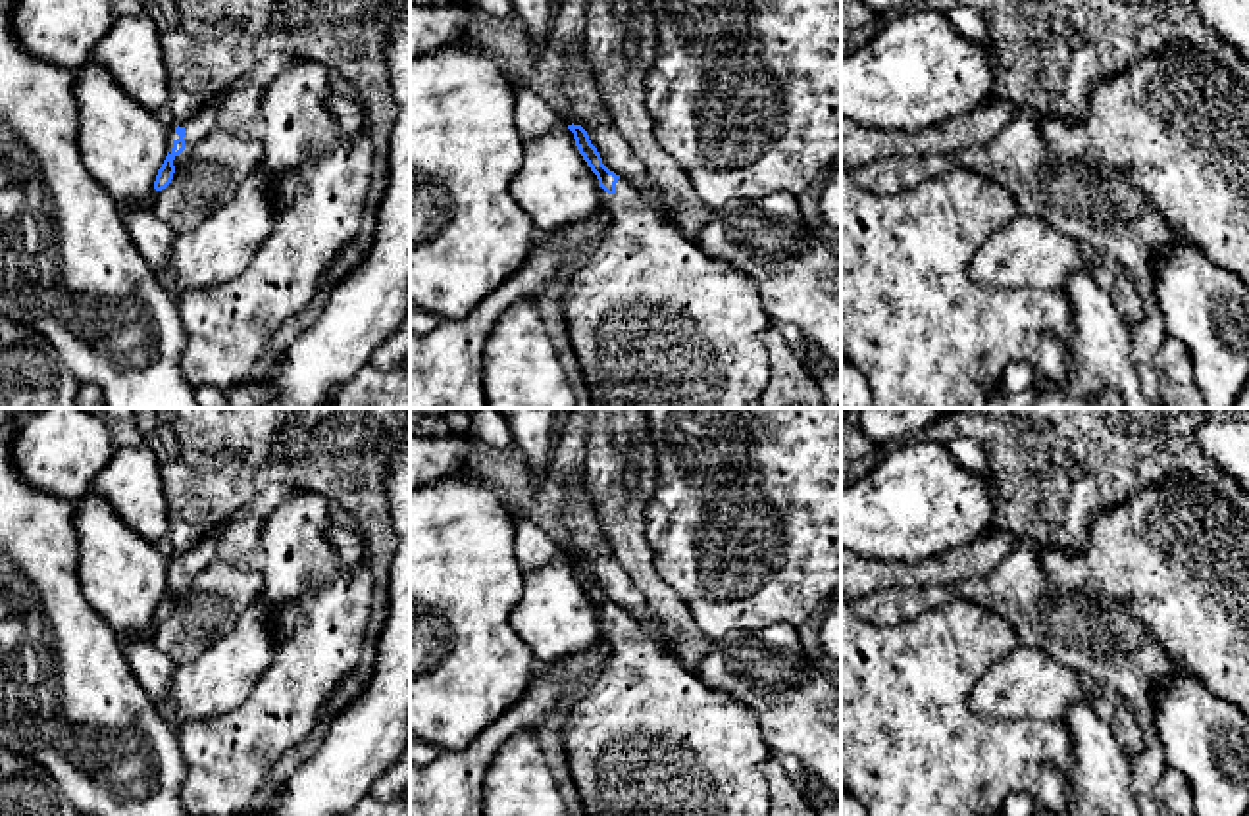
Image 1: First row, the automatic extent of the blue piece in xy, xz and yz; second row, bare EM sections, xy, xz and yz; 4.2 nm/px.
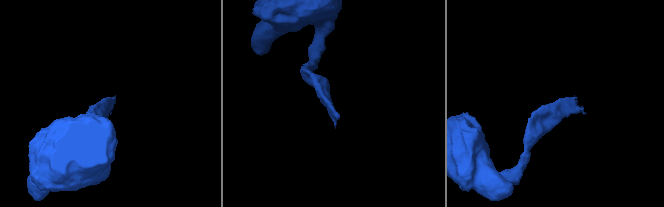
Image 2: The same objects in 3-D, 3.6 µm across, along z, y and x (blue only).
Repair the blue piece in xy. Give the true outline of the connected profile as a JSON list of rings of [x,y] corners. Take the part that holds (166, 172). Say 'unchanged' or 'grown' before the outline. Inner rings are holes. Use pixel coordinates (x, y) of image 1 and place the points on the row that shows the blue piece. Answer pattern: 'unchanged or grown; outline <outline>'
grown; outline [[[219,98],[204,106],[196,115],[189,117],[185,123],[167,129],[167,156],[158,169],[154,189],[166,189],[175,169],[187,162],[194,146],[206,139],[214,129],[217,129],[221,102]]]

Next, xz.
grown; outline [[[572,123],[568,129],[599,179],[599,204],[608,212],[600,244],[570,279],[560,304],[593,408],[758,408],[770,377],[764,335],[772,319],[760,304],[756,283],[706,254],[697,241],[666,221],[627,179],[610,171],[581,125]]]

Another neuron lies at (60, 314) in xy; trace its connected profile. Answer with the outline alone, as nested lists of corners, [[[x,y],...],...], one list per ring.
[[[0,0],[0,316],[33,325],[46,337],[60,362],[81,383],[94,383],[104,395],[106,408],[200,408],[194,387],[187,381],[181,356],[187,331],[179,314],[175,293],[166,287],[160,273],[140,256],[125,223],[123,212],[90,177],[79,152],[79,104],[75,96],[75,71],[52,65],[27,54],[13,35],[12,13],[17,0]]]

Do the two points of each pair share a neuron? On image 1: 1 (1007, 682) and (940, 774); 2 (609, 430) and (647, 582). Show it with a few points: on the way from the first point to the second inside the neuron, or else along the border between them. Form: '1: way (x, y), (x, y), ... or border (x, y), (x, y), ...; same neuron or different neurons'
1: border (984, 672), (970, 709), (1026, 722); different neurons
2: way (609, 468), (609, 493), (620, 510), (628, 543); same neuron

